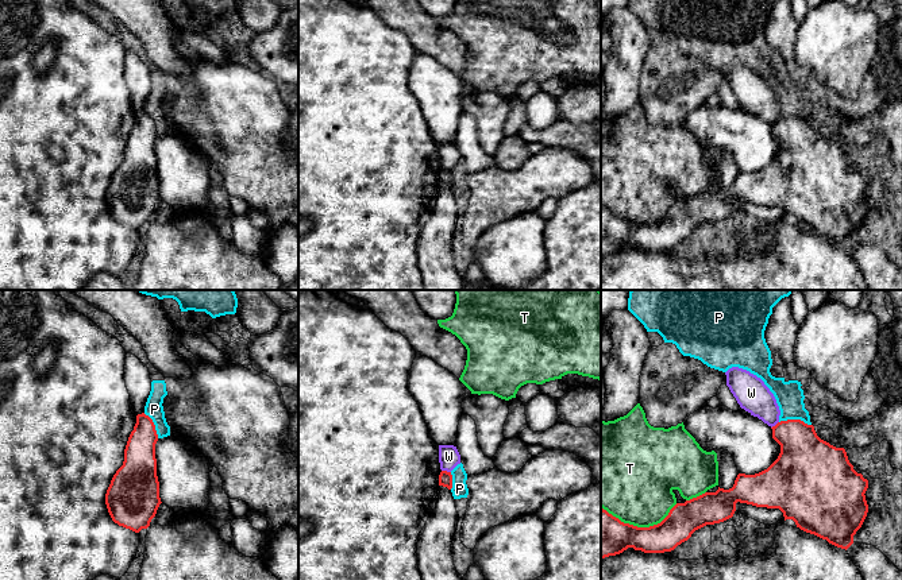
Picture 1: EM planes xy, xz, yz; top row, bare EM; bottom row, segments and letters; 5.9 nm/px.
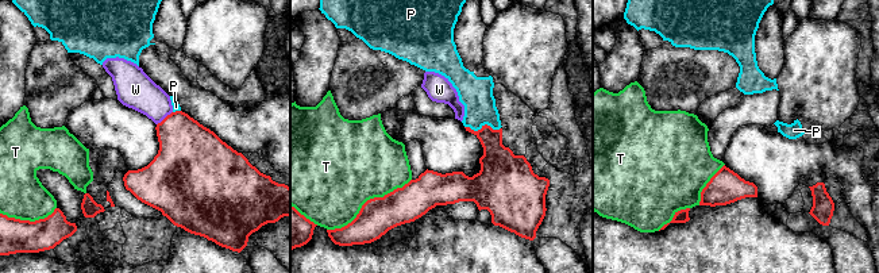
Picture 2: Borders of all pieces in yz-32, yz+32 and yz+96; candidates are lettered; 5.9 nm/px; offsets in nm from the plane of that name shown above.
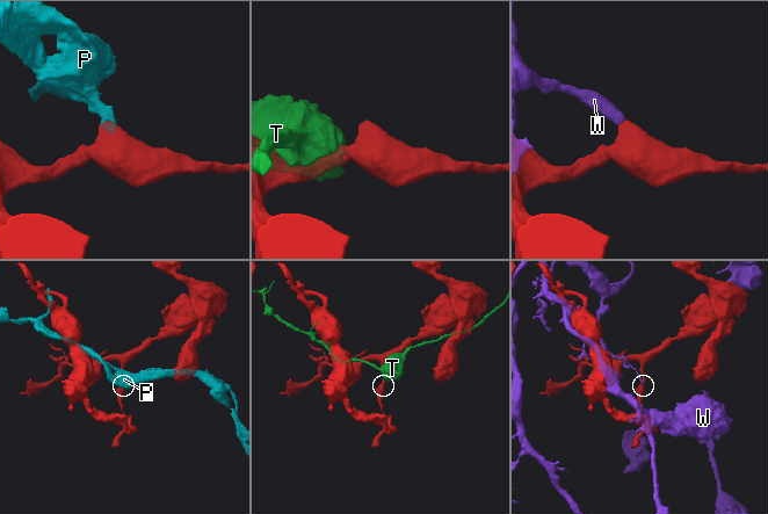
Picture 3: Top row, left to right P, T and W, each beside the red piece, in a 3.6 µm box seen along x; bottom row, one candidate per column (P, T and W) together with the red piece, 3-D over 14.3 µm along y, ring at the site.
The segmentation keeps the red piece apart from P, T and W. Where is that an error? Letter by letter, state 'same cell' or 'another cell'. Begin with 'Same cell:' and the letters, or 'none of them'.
Same cell: none of them
P: another cell
T: another cell
W: another cell

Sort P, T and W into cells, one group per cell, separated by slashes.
P / T / W

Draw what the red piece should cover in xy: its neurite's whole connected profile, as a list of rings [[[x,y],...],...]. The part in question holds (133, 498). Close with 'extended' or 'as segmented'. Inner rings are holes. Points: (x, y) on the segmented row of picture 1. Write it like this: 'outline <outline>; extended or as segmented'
outline [[[136,415],[123,465],[113,475],[105,494],[105,504],[115,523],[139,533],[150,526],[159,507],[155,444],[158,434],[153,419]]]; as segmented

